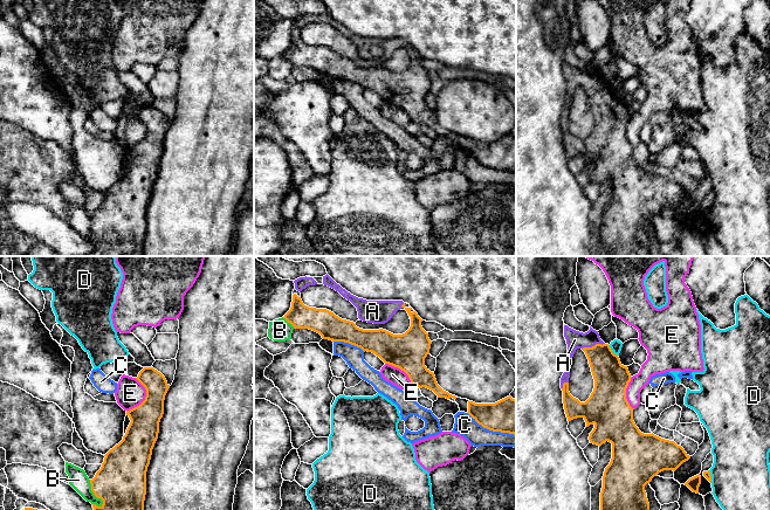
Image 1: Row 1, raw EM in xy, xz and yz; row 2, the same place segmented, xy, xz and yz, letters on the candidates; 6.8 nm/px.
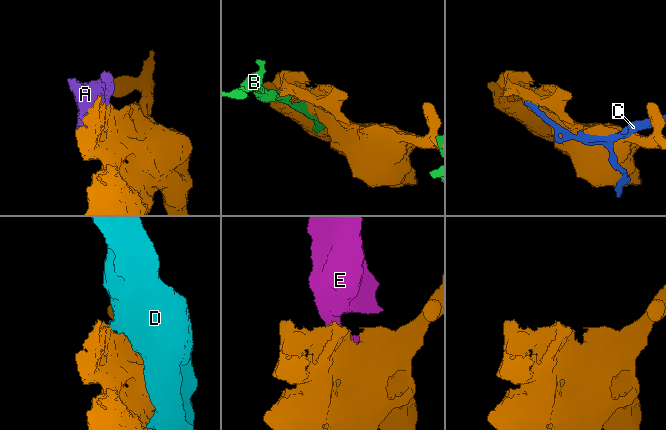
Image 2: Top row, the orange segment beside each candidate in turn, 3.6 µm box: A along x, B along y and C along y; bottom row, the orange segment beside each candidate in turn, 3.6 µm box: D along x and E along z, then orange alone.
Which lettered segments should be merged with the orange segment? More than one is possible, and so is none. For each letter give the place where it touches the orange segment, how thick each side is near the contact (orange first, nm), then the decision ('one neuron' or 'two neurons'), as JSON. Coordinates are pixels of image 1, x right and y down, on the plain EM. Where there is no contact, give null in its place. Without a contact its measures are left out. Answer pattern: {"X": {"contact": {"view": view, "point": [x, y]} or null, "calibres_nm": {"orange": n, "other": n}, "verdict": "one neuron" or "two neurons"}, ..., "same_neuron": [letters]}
{"A": {"contact": {"view": "yz", "point": [592, 84]}, "calibres_nm": {"orange": 220, "other": 130}, "verdict": "one neuron"}, "B": {"contact": {"view": "xy", "point": [94, 232]}, "calibres_nm": {"orange": 360, "other": 130}, "verdict": "two neurons"}, "C": {"contact": {"view": "xz", "point": [492, 167]}, "calibres_nm": {"orange": 240, "other": 150}, "verdict": "two neurons"}, "D": {"contact": {"view": "yz", "point": [612, 89]}, "calibres_nm": {"orange": 240, "other": 80}, "verdict": "two neurons"}, "E": {"contact": {"view": "xy", "point": [145, 136]}, "calibres_nm": {"orange": 220, "other": 200}, "verdict": "two neurons"}, "same_neuron": ["A"]}

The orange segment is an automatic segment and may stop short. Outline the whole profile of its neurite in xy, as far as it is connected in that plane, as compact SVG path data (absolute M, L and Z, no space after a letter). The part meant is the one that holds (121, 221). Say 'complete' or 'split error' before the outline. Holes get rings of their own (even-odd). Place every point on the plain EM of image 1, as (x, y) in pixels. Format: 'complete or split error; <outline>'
complete; M144 105L136 117L146 128L145 138L139 144L126 149L131 160L123 178L104 193L101 207L90 218L91 229L103 239L103 242L101 244L92 242L94 250L85 256L144 256L146 209L158 177L164 138L170 123L165 115L153 105Z

